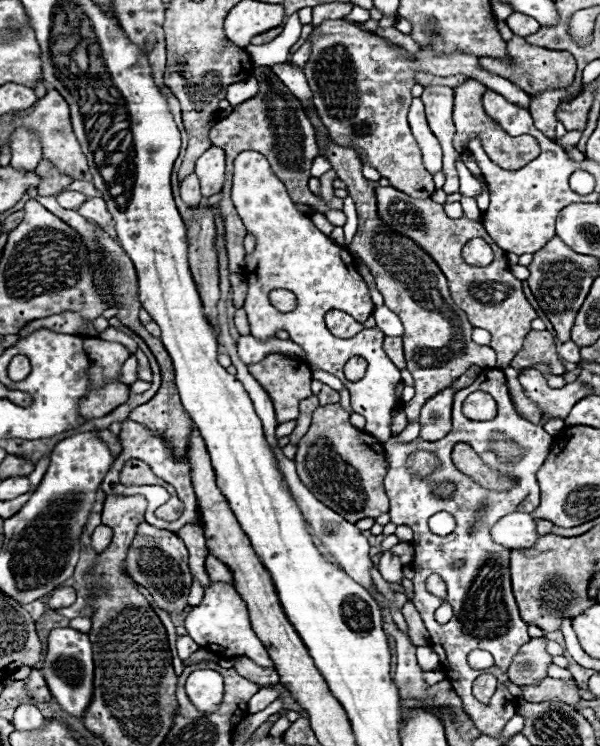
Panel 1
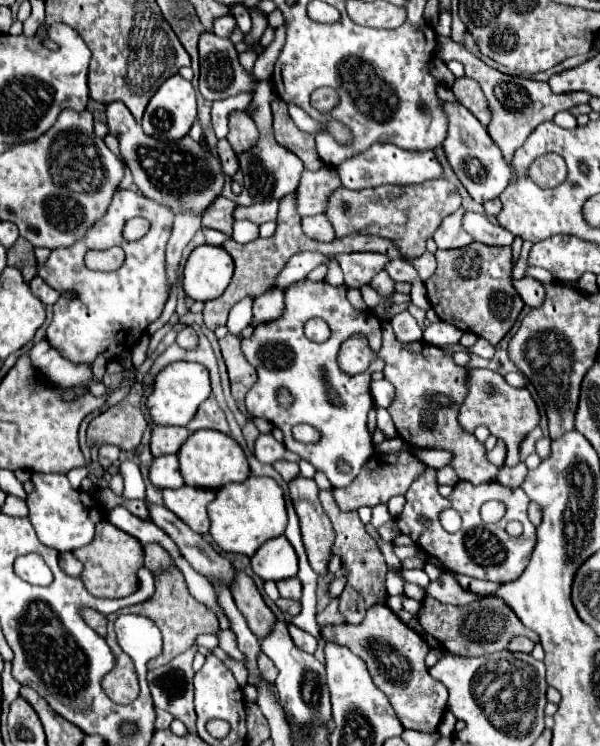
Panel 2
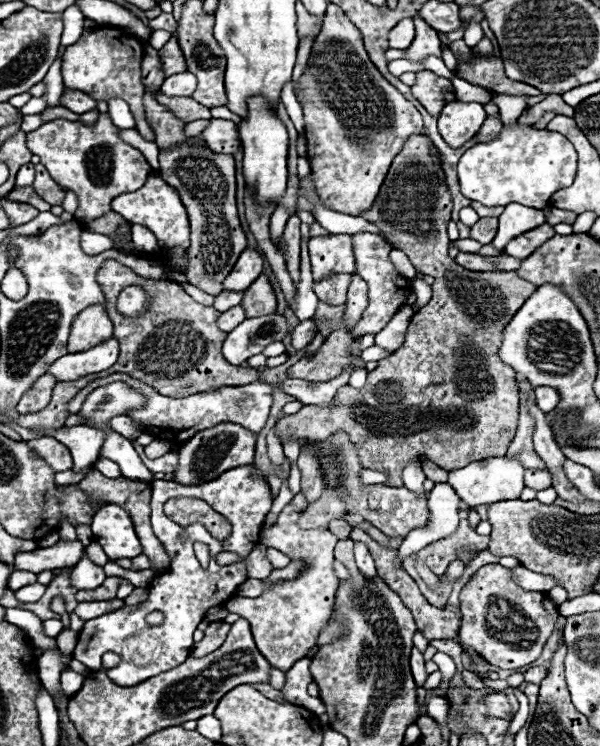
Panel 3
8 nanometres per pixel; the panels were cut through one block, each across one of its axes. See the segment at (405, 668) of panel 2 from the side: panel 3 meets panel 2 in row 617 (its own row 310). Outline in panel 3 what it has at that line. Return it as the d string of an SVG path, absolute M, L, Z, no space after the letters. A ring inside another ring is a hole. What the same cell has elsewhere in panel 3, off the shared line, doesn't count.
M372 232L352 234L352 246L354 246L354 258L356 258L356 274L368 282L368 294L370 294L370 304L368 304L362 320L354 328L354 336L360 338L364 334L378 334L392 320L392 316L398 312L398 308L406 302L412 286L408 284L406 278L402 278L394 272L394 266L388 258L392 248L378 234L372 234Z

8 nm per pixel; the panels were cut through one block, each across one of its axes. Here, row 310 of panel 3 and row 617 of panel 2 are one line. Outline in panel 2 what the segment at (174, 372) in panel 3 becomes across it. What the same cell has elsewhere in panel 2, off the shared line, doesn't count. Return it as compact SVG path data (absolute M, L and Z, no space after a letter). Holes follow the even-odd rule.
M172 566L172 568L166 568L166 570L160 570L160 572L154 572L154 582L156 582L156 590L152 594L152 598L148 598L146 602L140 602L140 604L134 604L134 606L128 606L128 608L122 608L118 610L116 614L110 614L108 616L108 634L106 634L106 642L110 648L116 648L118 650L118 642L116 642L116 634L114 634L114 620L120 616L120 614L140 614L140 616L146 616L150 618L162 632L162 638L164 638L164 648L162 648L162 654L152 658L150 660L150 670L152 668L158 668L162 664L168 664L170 660L174 660L178 654L186 652L188 648L192 648L196 644L196 638L200 634L214 634L218 630L218 620L216 620L216 614L210 610L210 608L204 608L204 604L200 604L186 588L184 584L184 576L182 572Z

